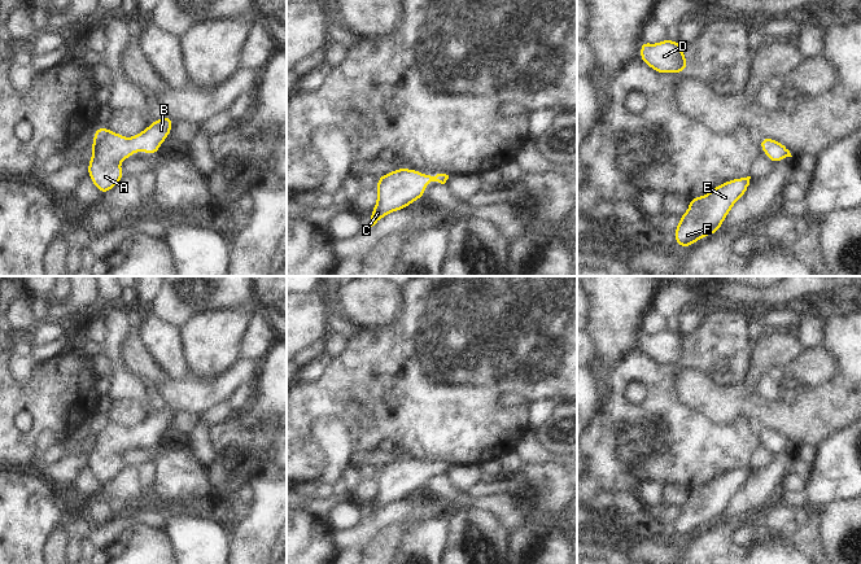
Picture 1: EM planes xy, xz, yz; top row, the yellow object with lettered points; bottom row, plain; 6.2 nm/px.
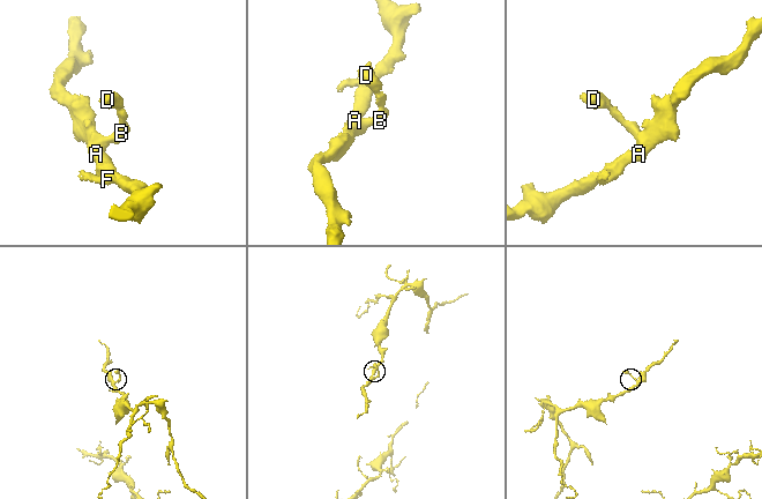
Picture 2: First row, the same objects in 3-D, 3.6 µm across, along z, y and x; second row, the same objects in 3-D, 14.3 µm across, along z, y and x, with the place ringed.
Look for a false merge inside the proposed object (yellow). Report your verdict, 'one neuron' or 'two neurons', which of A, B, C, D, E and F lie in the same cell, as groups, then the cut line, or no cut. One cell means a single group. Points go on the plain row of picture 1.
one neuron; A B C D E F; no cut

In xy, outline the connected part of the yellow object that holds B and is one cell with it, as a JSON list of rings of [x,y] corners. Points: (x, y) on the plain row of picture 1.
[[[166,405],[156,410],[134,428],[123,428],[105,417],[97,417],[92,432],[93,447],[88,452],[88,467],[101,485],[115,477],[123,468],[119,452],[134,442],[154,445],[172,419],[172,410]]]

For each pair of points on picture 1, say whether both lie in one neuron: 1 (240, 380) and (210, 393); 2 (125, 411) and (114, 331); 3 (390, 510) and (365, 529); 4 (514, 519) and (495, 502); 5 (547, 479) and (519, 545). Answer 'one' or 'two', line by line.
1: one
2: two
3: one
4: one
5: one

